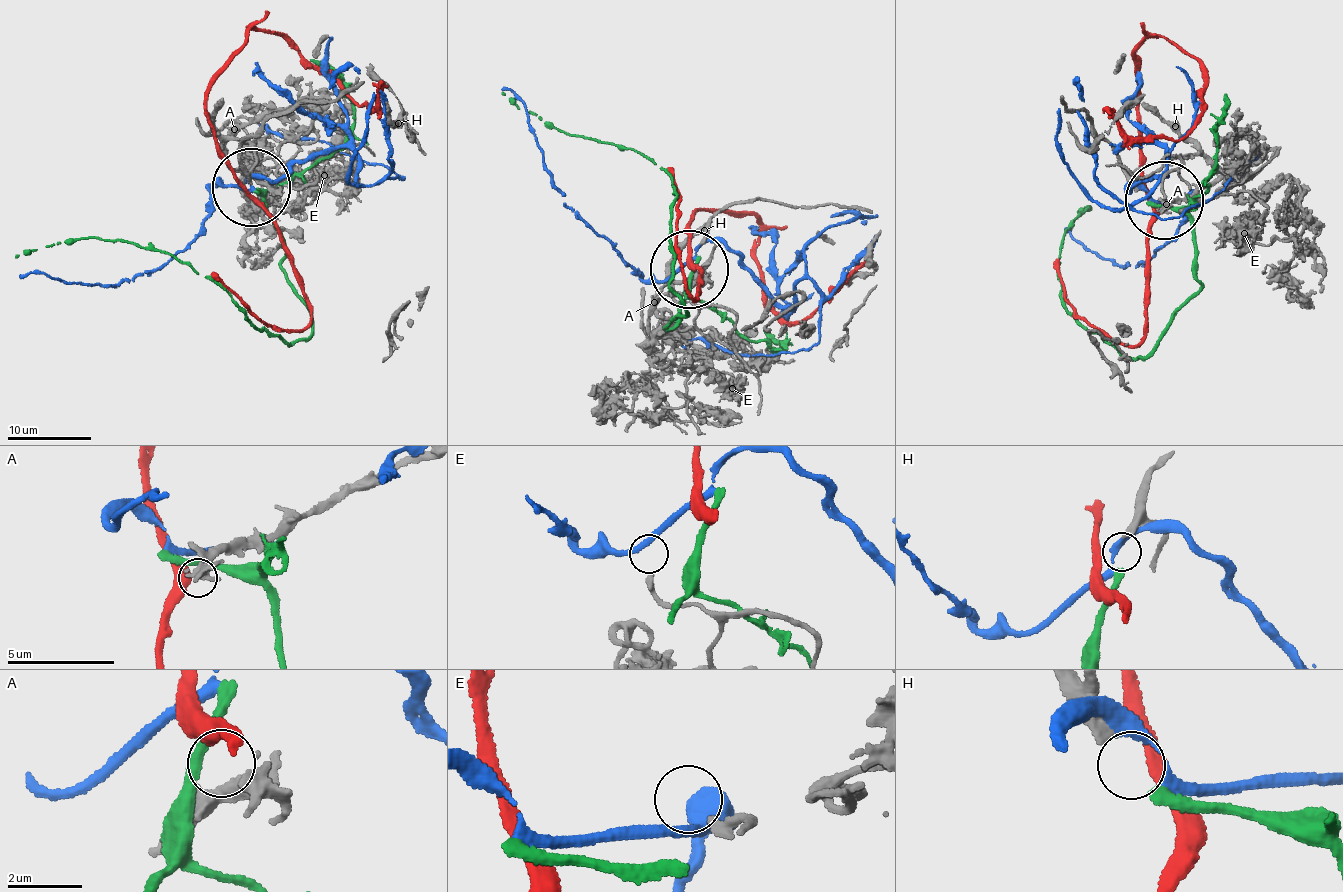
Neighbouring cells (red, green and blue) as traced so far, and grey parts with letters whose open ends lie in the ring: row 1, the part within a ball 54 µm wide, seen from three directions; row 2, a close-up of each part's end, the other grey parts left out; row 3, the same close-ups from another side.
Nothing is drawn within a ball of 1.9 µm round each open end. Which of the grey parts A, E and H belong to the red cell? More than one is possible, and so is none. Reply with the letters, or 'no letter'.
A

